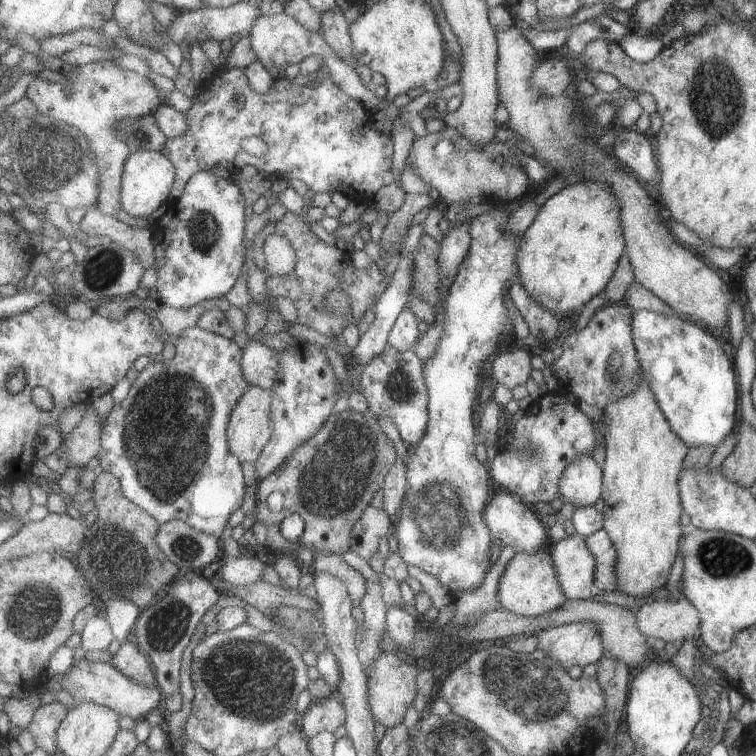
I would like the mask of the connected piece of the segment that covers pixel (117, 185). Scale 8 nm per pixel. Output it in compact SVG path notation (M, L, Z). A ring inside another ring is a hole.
M110 58L74 66L65 77L66 84L35 78L27 90L26 98L30 99L43 115L63 120L79 128L87 136L93 152L97 154L97 164L101 168L98 208L103 214L117 217L119 209L124 210L121 204L121 189L125 164L132 153L127 142L117 134L117 126L127 118L155 114L157 108L163 104L161 92L147 75L125 70Z

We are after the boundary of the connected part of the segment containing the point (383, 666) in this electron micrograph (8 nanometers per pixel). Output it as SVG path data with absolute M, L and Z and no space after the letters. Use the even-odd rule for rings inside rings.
M381 652L379 660L371 666L364 666L367 672L367 696L369 696L369 704L371 704L371 712L375 722L383 724L389 728L395 728L405 720L405 712L411 706L413 698L415 698L415 676L419 674L419 670L411 664L407 664L405 656L400 652Z

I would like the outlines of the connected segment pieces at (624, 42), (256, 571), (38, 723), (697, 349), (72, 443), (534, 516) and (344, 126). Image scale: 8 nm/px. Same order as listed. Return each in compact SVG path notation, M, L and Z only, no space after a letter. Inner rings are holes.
M627 33L621 36L619 40L614 41L623 54L631 58L631 60L646 63L653 60L660 50L664 47L664 38L659 37L658 34L655 36L640 36L637 34Z
M256 556L230 557L221 565L222 580L233 586L247 586L256 582L266 580L263 571L272 563L272 558L268 562L261 562Z
M53 701L38 707L27 730L35 736L39 748L52 755L57 752L58 730L67 714L69 709L61 702Z
M643 309L632 310L631 314L629 328L635 356L657 408L688 447L715 448L737 426L736 370L722 349L722 341L675 314Z
M91 404L86 410L81 423L71 433L64 436L66 462L68 467L85 467L92 458L103 454L103 429L100 416Z
M497 492L497 494L491 495L483 508L481 518L489 530L489 536L492 539L497 538L497 541L504 547L511 546L515 553L531 554L535 550L549 548L548 529L539 522L539 515L535 509L525 506L517 496L510 492Z
M244 68L219 70L213 82L191 100L192 106L183 112L189 122L189 130L180 138L168 138L161 152L175 164L177 178L172 189L171 200L176 201L185 194L189 179L199 171L226 168L232 173L239 172L247 164L254 165L264 177L283 177L287 180L299 179L307 183L314 192L343 192L357 203L370 205L377 192L395 182L393 154L395 144L389 134L375 130L374 113L365 108L357 98L343 92L325 68L324 79L318 86L299 86L290 80L281 79L273 84L267 94L259 94L249 84ZM249 136L261 136L269 144L269 152L259 158L243 150L241 142Z

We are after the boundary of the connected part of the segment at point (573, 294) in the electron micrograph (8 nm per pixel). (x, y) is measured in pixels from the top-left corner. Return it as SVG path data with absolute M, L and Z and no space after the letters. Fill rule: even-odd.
M574 179L553 194L539 207L533 222L519 238L520 247L515 254L518 276L516 289L529 294L537 304L557 316L572 308L581 308L593 296L599 294L611 276L619 256L623 254L625 242L619 220L619 202L611 188L603 182Z

